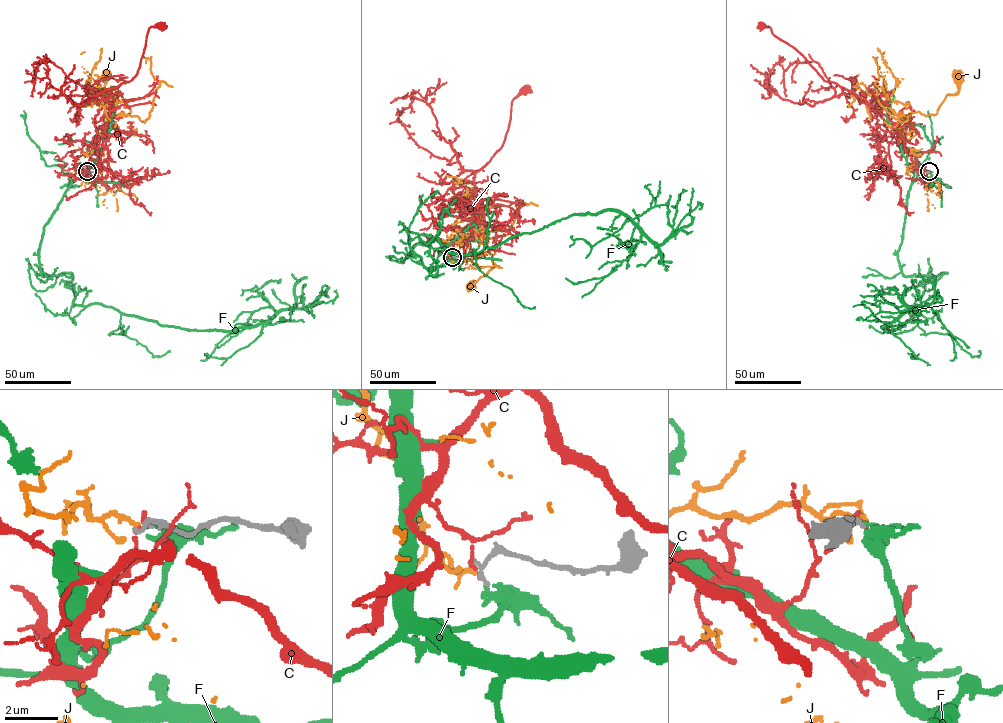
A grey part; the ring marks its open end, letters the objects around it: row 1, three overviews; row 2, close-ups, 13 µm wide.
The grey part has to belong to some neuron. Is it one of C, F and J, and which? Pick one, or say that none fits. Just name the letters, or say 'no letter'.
J

